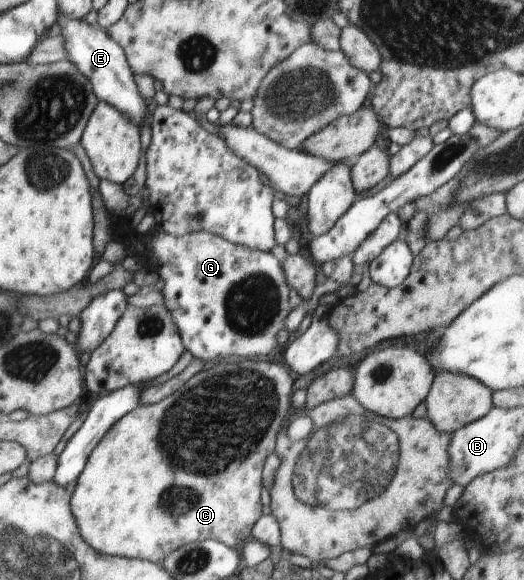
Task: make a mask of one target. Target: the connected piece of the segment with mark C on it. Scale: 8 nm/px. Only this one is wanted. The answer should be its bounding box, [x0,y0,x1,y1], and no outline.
[70,359,294,563]

